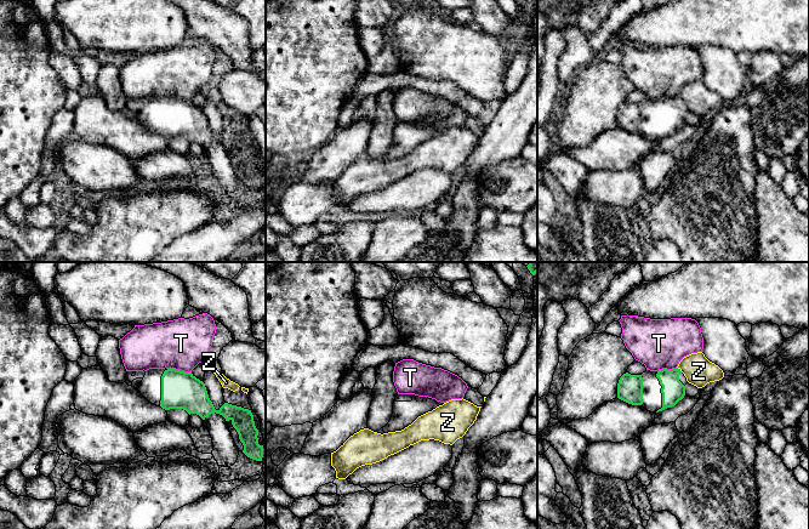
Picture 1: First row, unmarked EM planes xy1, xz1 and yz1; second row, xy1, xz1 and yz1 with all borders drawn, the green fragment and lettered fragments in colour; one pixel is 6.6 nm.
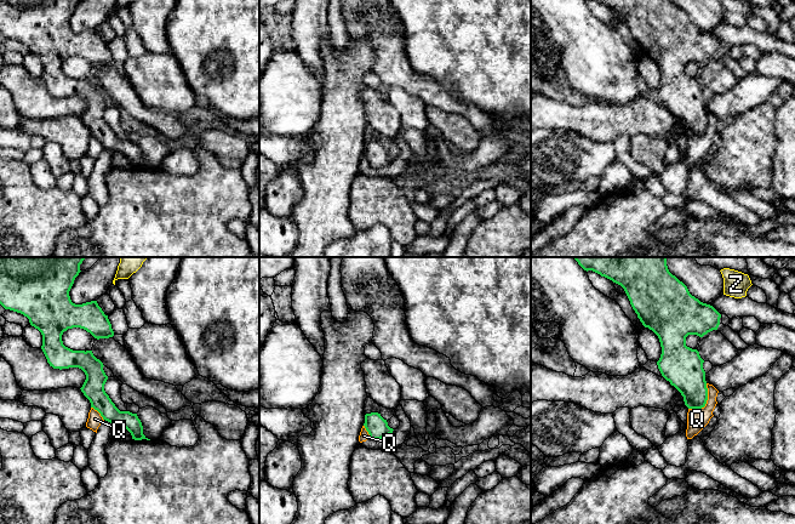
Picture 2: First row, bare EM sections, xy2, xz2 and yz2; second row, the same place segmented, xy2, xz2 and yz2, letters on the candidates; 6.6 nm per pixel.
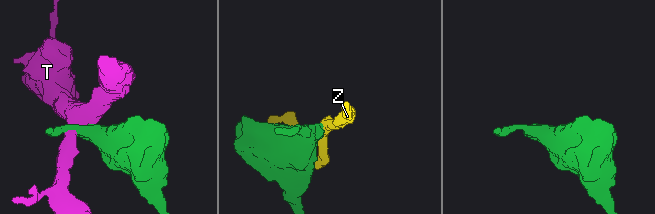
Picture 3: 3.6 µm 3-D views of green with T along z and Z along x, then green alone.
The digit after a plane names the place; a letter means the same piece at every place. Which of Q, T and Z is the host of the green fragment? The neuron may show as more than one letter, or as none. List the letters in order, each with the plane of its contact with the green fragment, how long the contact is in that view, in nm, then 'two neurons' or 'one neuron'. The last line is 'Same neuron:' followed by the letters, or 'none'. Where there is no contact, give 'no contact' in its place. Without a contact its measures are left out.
Q: yz2 | 220 nm | two neurons
T: xy1 | 160 nm | two neurons
Z: yz1 | 50 nm | two neurons
Same neuron: none

